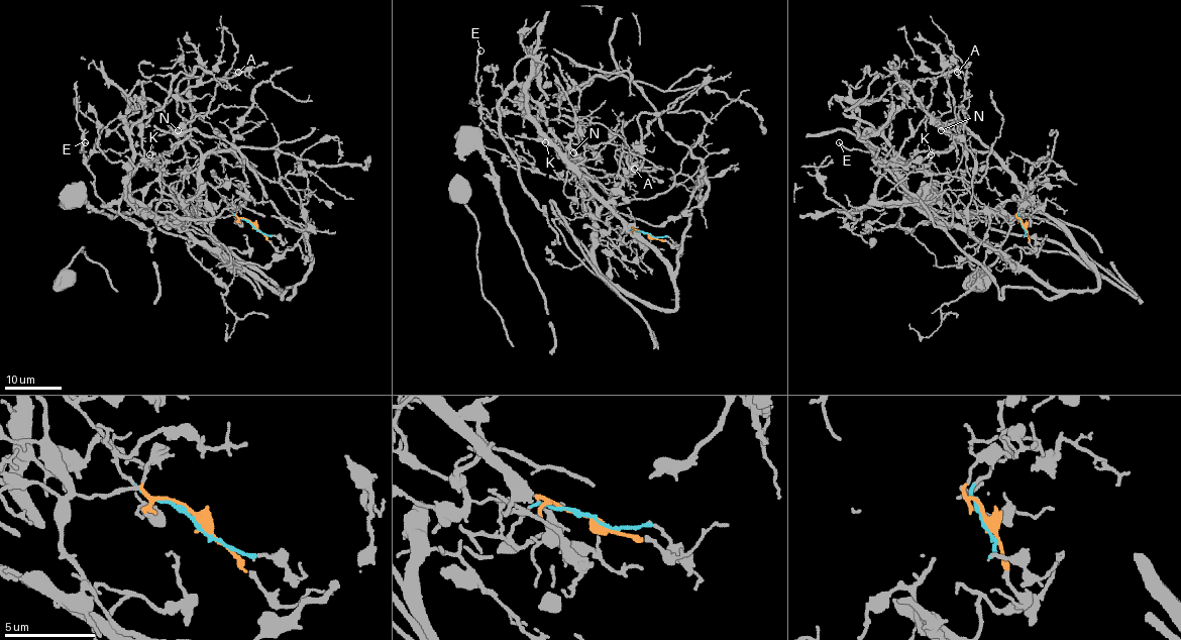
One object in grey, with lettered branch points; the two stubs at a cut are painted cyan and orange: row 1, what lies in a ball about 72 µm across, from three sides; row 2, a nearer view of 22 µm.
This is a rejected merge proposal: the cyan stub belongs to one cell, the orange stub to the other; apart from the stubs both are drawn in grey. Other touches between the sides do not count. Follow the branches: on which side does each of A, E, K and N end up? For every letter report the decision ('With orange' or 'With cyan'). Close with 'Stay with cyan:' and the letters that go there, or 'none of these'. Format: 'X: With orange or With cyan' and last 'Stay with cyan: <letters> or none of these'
A: With orange
E: With orange
K: With orange
N: With cyan
Stay with cyan: N

